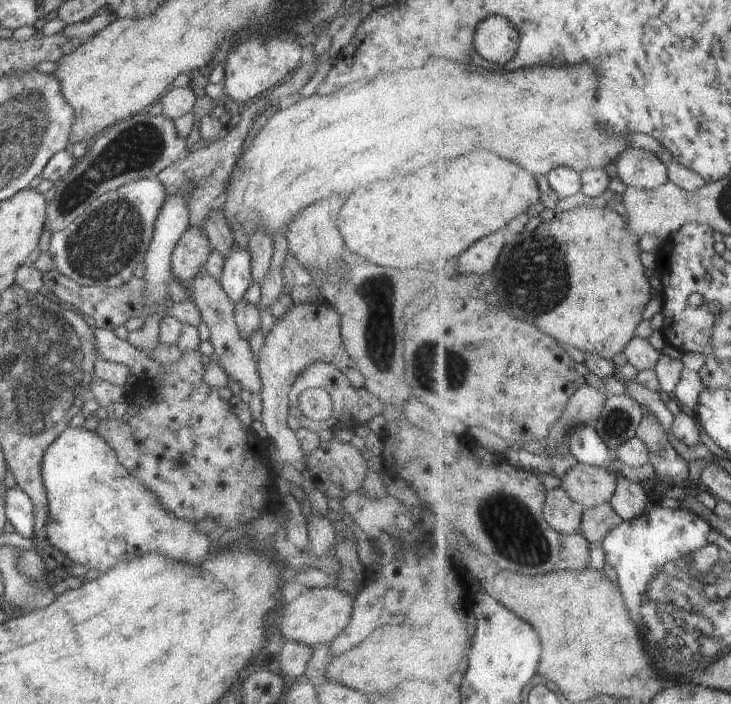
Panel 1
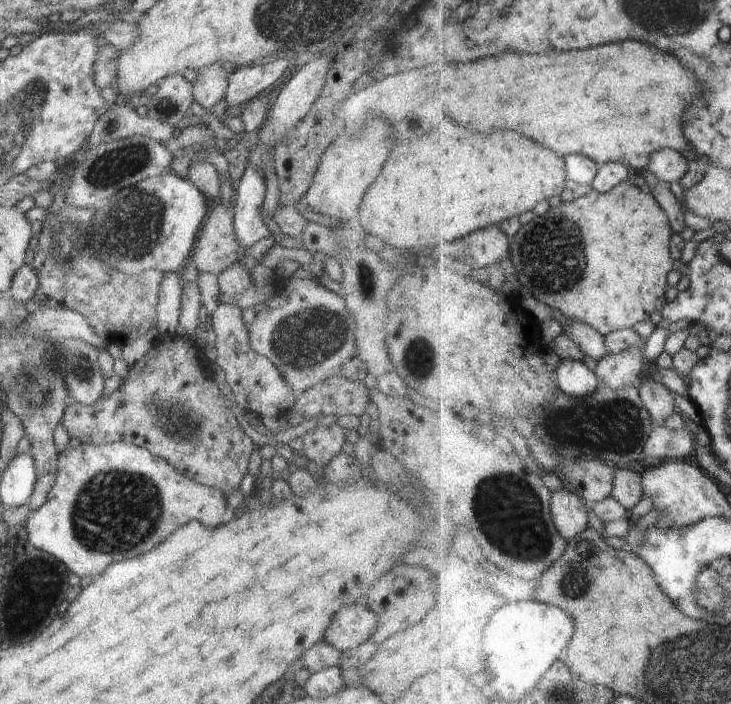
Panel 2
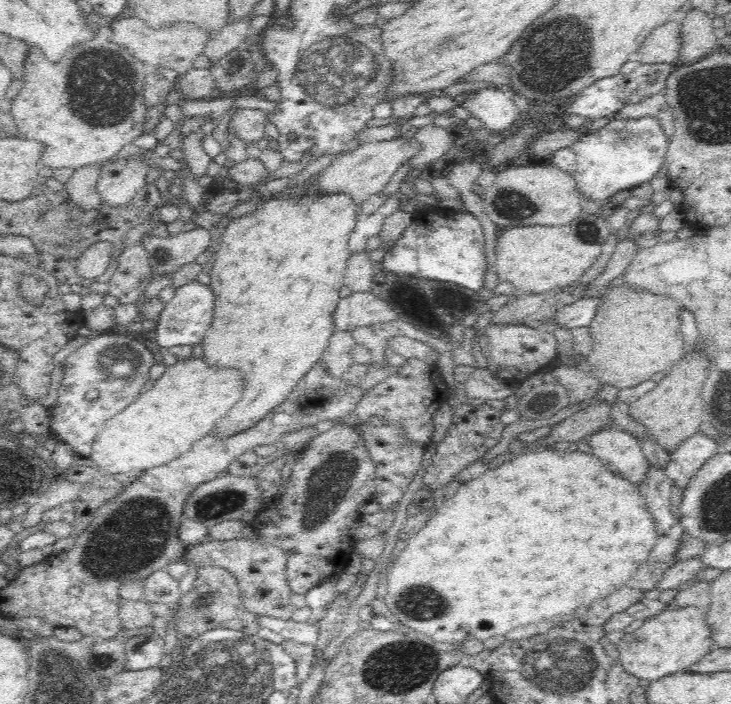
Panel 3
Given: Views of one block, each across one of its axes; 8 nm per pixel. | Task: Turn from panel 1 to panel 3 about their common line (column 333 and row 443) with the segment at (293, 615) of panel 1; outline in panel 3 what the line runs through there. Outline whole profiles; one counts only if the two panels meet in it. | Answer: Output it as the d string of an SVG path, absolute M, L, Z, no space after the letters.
M614 426L592 433L587 441L591 453L603 464L608 464L610 471L622 474L636 486L646 480L649 460L640 447L640 441L632 433Z

